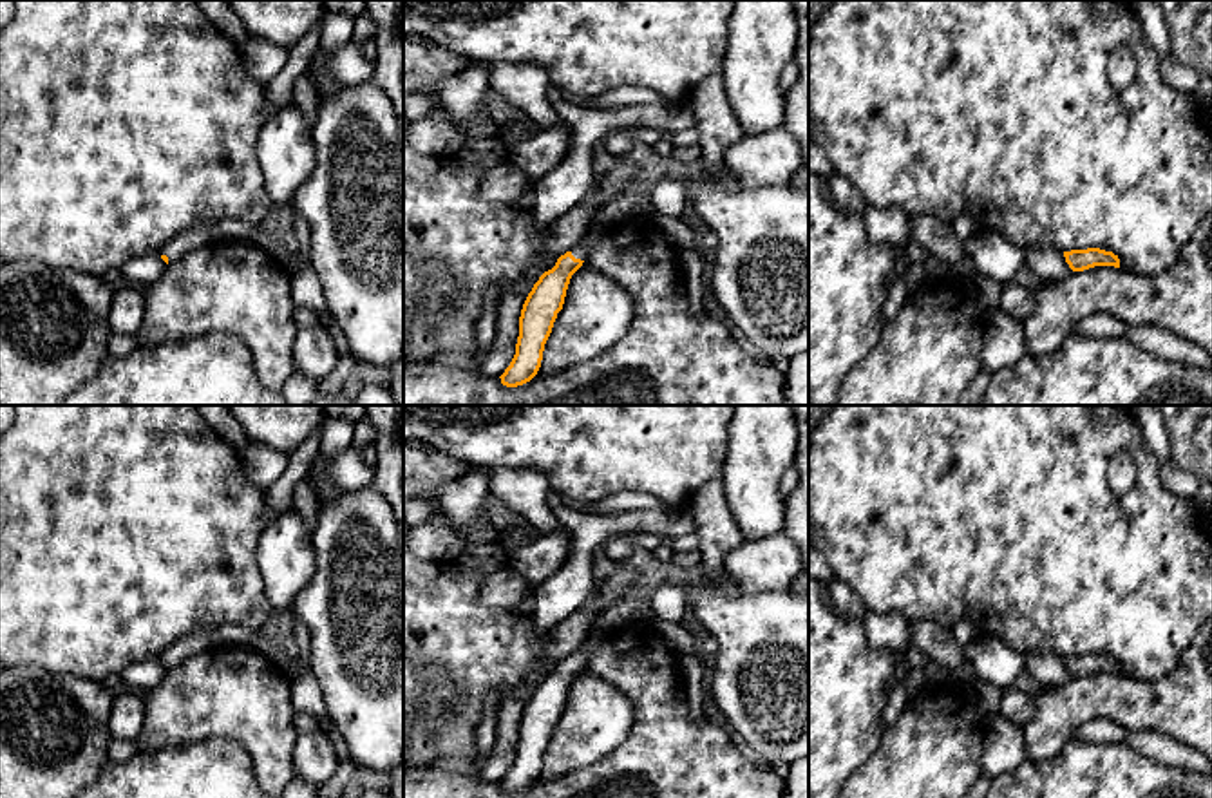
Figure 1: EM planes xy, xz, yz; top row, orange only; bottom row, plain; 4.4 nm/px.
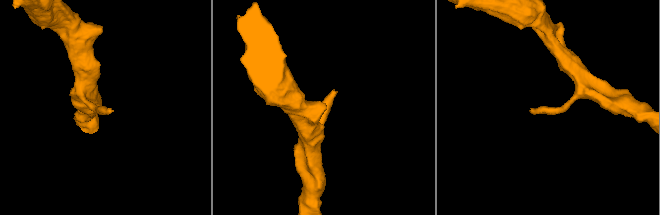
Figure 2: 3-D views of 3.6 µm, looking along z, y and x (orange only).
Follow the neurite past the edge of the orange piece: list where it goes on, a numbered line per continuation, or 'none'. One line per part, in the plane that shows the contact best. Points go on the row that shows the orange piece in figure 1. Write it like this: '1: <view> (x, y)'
1: xz (594, 234)

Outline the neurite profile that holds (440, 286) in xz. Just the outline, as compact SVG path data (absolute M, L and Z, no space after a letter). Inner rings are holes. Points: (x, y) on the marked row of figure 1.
M427 259L418 266L425 282L421 295L421 313L403 320L403 362L447 360L432 344L434 326L447 318L447 304L458 293L459 286L452 271L438 259Z

